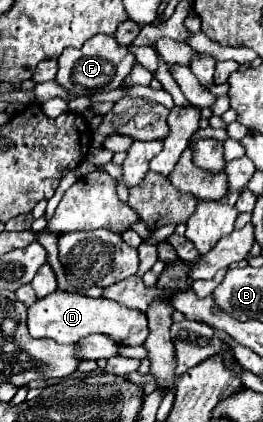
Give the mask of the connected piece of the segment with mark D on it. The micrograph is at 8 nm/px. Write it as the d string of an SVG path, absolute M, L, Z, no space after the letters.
M56 290L50 296L36 300L28 308L28 326L32 338L52 338L60 344L78 342L90 334L100 332L112 336L118 344L140 346L148 336L148 320L144 312L130 310L106 298L90 298L84 294L64 292L64 290Z

